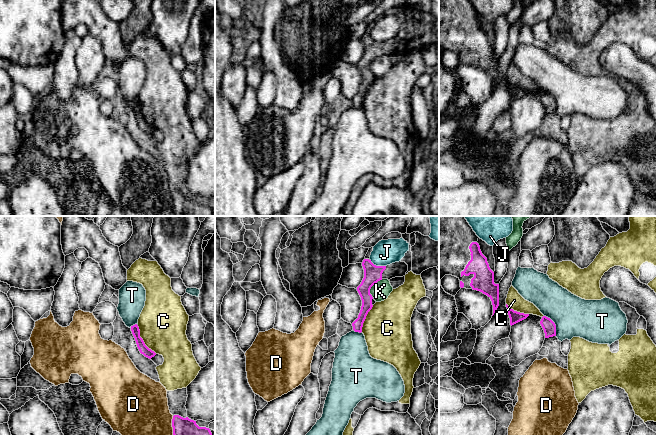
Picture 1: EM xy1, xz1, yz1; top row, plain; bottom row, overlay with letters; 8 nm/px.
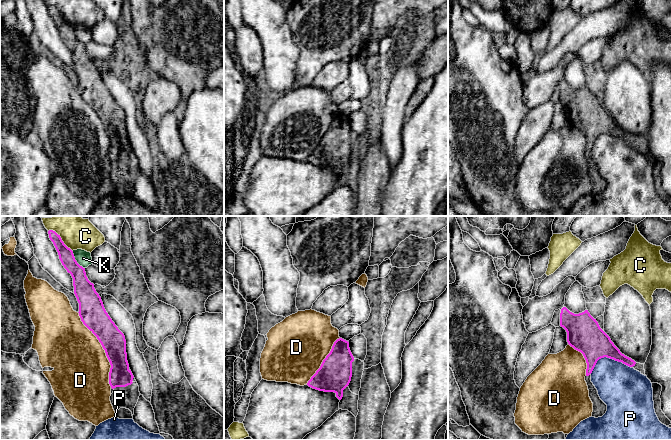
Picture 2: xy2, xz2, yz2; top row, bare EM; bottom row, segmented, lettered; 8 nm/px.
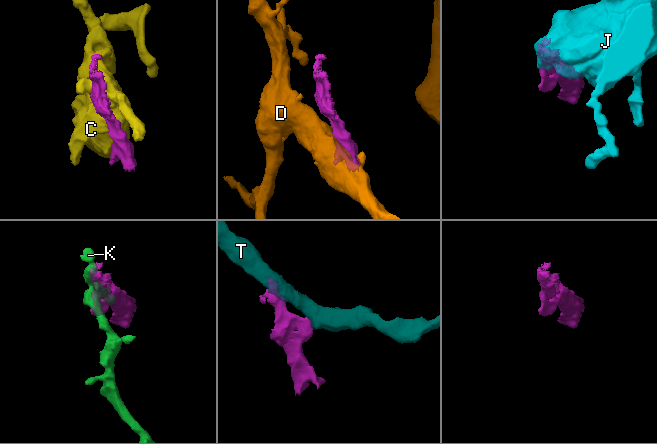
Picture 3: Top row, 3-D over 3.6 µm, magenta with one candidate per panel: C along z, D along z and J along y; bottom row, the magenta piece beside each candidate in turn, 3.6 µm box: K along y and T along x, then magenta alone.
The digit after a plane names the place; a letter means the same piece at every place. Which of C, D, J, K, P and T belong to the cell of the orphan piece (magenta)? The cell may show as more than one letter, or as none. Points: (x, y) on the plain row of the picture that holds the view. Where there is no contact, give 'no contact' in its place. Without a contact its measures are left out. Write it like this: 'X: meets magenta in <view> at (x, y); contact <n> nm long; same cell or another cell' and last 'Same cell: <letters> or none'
C: meets magenta in xy1 at (142, 116); contact 280 nm long; another cell
D: meets magenta in xy2 at (104, 125); contact 650 nm long; another cell
J: meets magenta in xz1 at (377, 42); contact 140 nm long; another cell
K: meets magenta in xz1 at (371, 62); contact 170 nm long; another cell
P: meets magenta in yz2 at (607, 133); contact 340 nm long; another cell
T: meets magenta in yz1 at (554, 100); contact 190 nm long; another cell
Same cell: none

